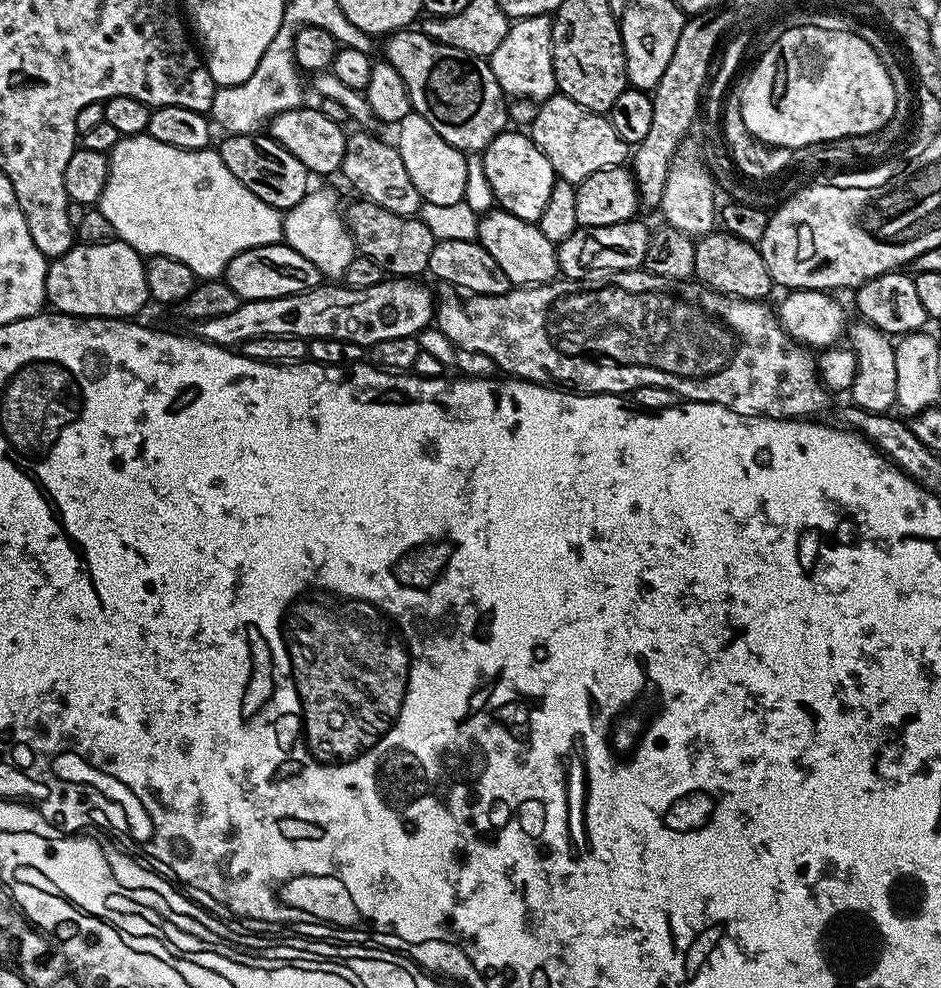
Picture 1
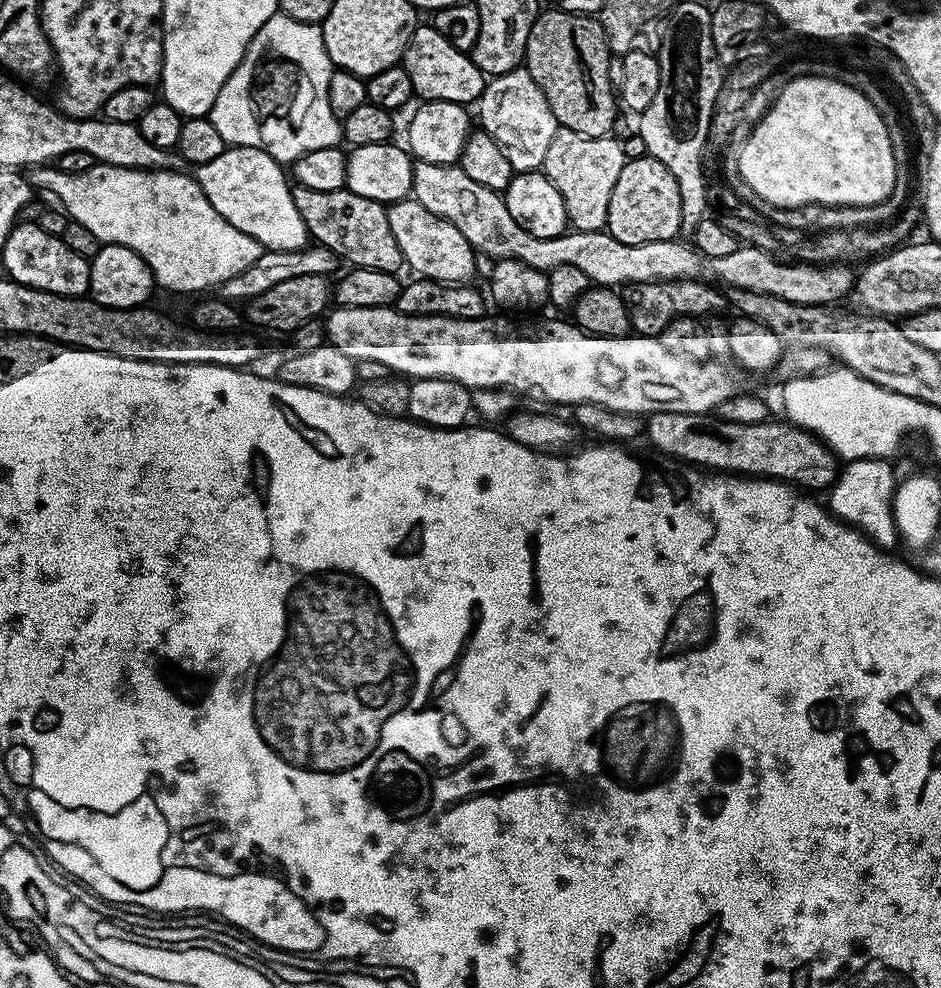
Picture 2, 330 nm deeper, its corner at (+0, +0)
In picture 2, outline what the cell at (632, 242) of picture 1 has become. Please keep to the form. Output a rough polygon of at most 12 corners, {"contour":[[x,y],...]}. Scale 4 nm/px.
{"contour":[[698,280],[634,284],[623,293],[633,333],[659,337],[679,316],[726,308]]}

